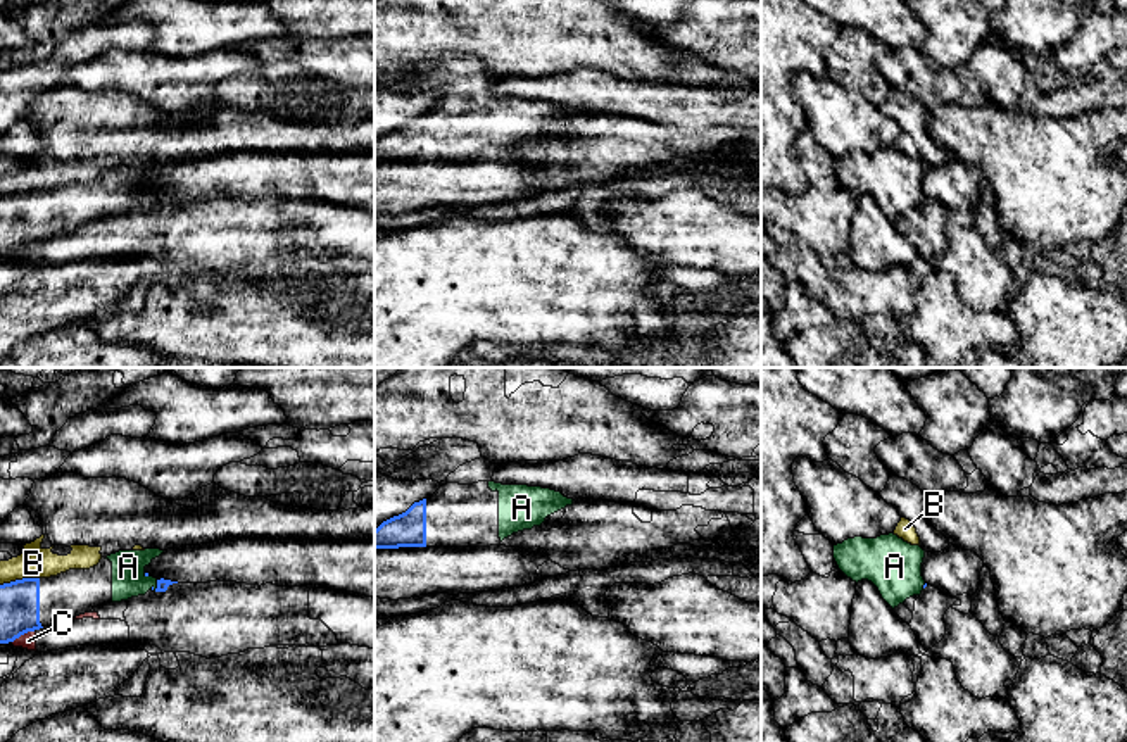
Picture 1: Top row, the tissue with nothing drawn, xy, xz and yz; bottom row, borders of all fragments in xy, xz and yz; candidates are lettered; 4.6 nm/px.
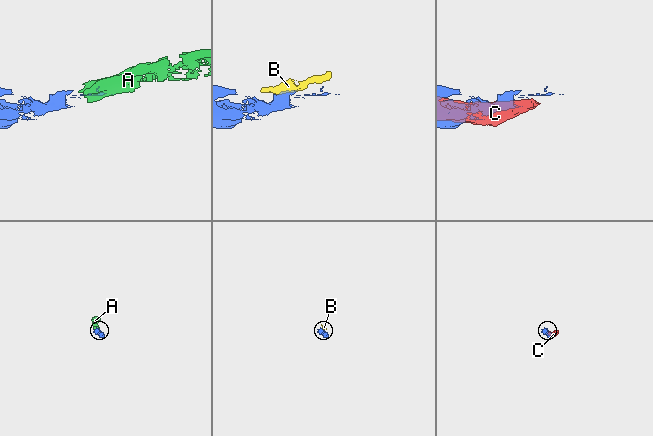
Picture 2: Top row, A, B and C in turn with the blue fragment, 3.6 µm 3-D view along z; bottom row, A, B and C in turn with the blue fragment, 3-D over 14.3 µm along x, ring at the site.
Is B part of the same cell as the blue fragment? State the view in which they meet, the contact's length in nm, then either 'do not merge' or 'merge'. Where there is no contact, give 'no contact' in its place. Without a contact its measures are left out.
xy | 190 nm | do not merge

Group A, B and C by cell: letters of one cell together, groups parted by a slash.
A / B / C

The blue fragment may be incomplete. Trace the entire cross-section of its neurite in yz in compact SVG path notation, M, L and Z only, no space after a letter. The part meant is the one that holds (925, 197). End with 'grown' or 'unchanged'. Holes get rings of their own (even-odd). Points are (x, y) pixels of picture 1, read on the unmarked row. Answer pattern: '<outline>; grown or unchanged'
M894 147L877 152L854 150L834 159L839 183L853 195L872 195L894 223L927 200L922 190L925 164Z; grown

